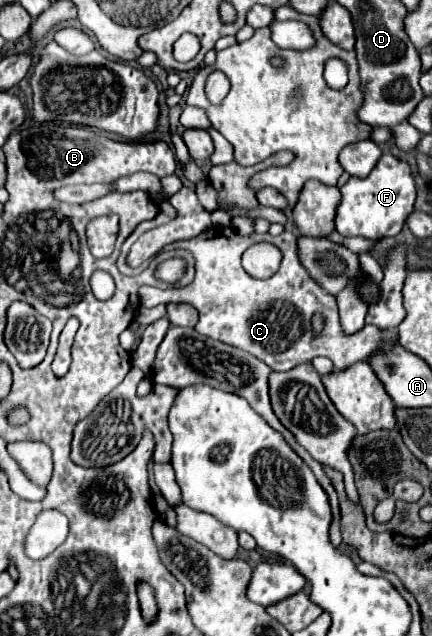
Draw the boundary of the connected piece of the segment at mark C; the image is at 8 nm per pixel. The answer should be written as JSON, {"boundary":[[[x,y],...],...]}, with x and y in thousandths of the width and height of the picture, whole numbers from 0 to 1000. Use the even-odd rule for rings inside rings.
{"boundary":[[[495,354],[454,376],[403,382],[398,392],[435,392],[449,398],[449,442],[412,454],[366,454],[329,448],[329,483],[347,486],[370,476],[440,476],[463,489],[463,505],[454,508],[458,524],[509,533],[519,539],[537,539],[583,555],[597,564],[611,564],[634,583],[671,583],[699,571],[718,571],[736,558],[759,561],[773,571],[778,583],[796,583],[824,568],[852,568],[875,552],[894,552],[898,546],[921,539],[917,520],[894,520],[870,511],[843,511],[819,527],[801,527],[792,520],[773,464],[759,464],[699,420],[690,407],[690,373],[671,363],[657,363],[644,373],[630,373],[620,366],[565,373],[551,363],[537,363],[537,357]],[[602,379],[630,382],[653,395],[648,423],[630,432],[630,439],[616,442],[579,436],[556,417],[560,398],[579,385]],[[731,489],[750,492],[759,508],[741,533],[722,527],[722,495]]]}

